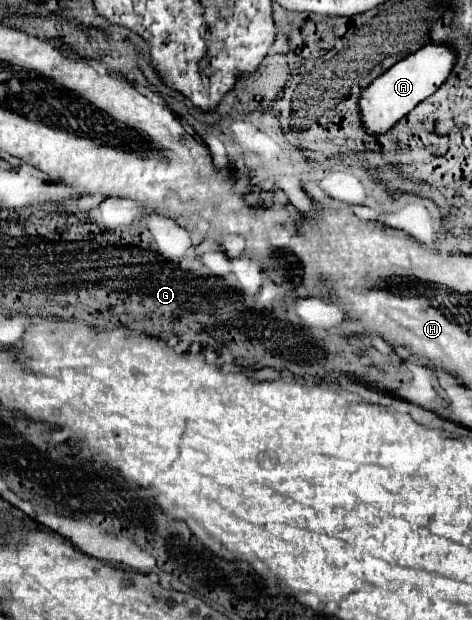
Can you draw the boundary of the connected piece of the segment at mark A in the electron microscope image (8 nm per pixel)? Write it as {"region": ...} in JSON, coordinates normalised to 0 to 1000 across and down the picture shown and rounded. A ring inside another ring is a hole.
{"region":[[[909,71],[888,77],[883,84],[858,90],[845,97],[828,113],[820,113],[811,123],[786,132],[786,139],[765,152],[761,177],[769,184],[769,200],[786,216],[807,216],[837,200],[837,194],[850,194],[871,174],[879,174],[892,161],[909,158],[951,123],[956,110],[964,103],[964,90],[951,81],[951,74],[939,71]]]}

